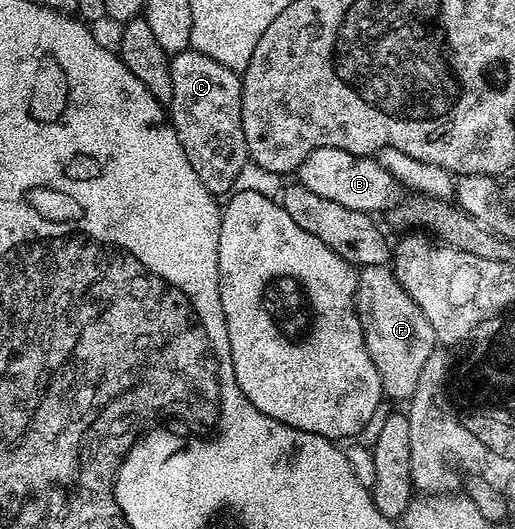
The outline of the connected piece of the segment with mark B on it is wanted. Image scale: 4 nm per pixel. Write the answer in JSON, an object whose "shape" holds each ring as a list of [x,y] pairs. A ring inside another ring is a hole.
{"shape":[[[316,146],[299,165],[297,177],[305,188],[309,188],[309,192],[317,192],[317,196],[345,204],[345,208],[368,212],[376,212],[383,205],[386,207],[392,201],[390,198],[394,196],[395,184],[397,185],[396,176],[374,157],[351,154],[340,146]]]}

